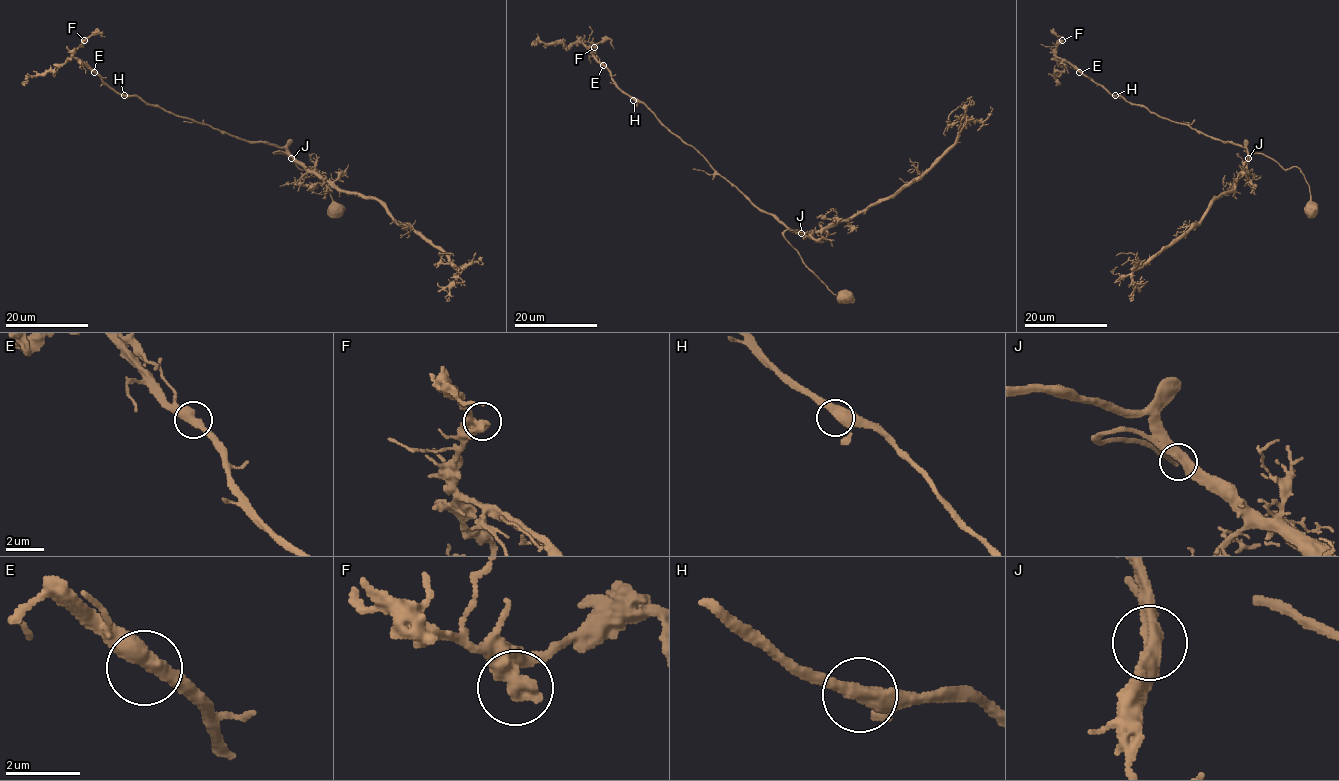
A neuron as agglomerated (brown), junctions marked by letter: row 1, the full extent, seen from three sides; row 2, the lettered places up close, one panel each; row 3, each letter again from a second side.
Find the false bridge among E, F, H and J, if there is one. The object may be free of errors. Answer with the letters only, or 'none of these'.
none of these

